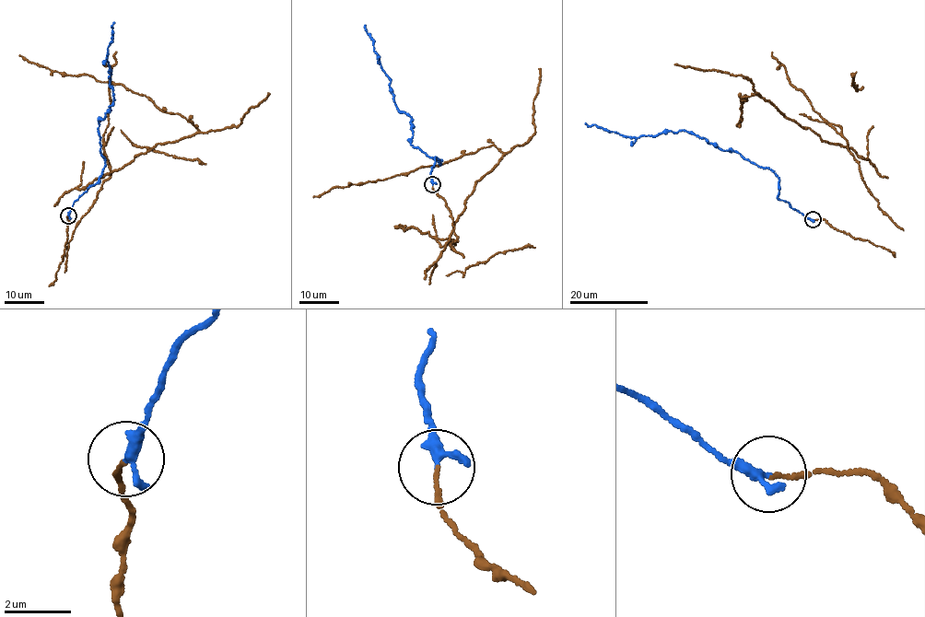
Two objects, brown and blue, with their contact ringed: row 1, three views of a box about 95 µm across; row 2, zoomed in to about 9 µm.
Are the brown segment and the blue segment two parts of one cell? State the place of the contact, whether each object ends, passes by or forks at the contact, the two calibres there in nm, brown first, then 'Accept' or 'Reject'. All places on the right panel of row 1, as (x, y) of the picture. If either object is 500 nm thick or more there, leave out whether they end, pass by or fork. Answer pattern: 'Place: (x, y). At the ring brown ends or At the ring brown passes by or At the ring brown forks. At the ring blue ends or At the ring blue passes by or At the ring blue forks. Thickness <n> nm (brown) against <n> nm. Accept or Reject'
Place: (813, 219). At the ring brown ends. At the ring blue passes by. Thickness 120 nm (brown) against 240 nm. Accept

